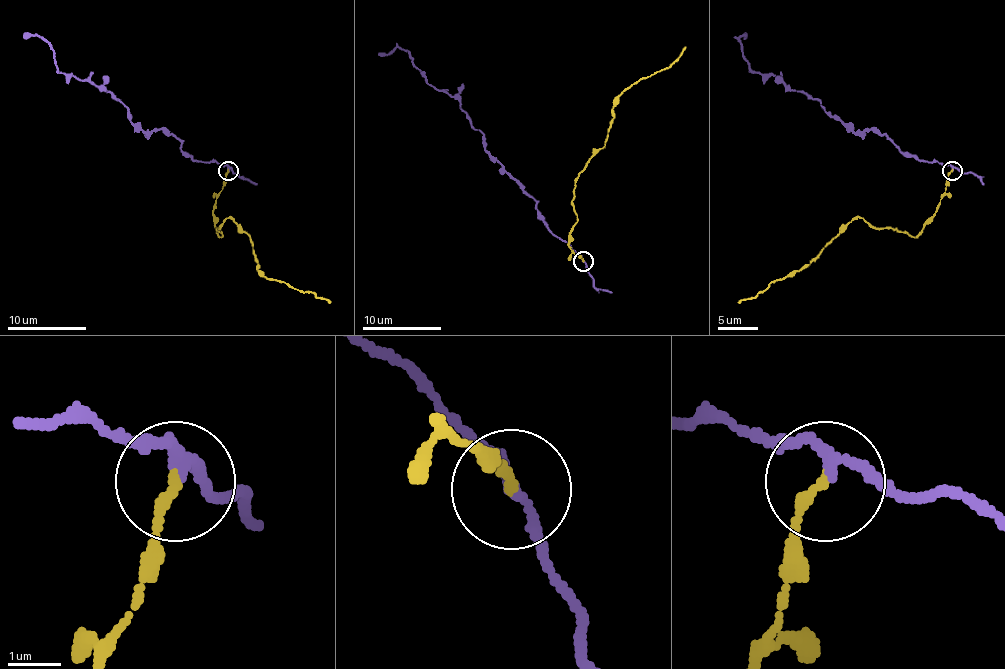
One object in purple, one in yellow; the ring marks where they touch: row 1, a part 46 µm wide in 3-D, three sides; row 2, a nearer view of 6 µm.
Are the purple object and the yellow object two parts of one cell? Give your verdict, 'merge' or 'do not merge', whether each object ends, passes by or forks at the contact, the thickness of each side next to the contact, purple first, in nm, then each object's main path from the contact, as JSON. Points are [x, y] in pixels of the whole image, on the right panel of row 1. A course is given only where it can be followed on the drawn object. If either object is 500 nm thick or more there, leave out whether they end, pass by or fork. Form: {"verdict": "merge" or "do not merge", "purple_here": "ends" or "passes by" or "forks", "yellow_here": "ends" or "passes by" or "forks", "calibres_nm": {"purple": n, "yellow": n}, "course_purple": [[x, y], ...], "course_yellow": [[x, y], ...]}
{"verdict": "do not merge", "purple_here": "passes by", "yellow_here": "ends", "calibres_nm": {"purple": 180, "yellow": 200}, "course_purple": [[952, 171], [937, 161], [921, 161], [871, 129], [852, 131], [818, 100], [755, 72], [739, 41], [743, 33]], "course_yellow": [[952, 171], [937, 212], [915, 236], [891, 228], [871, 228], [861, 218], [854, 218], [808, 264], [737, 301]]}

